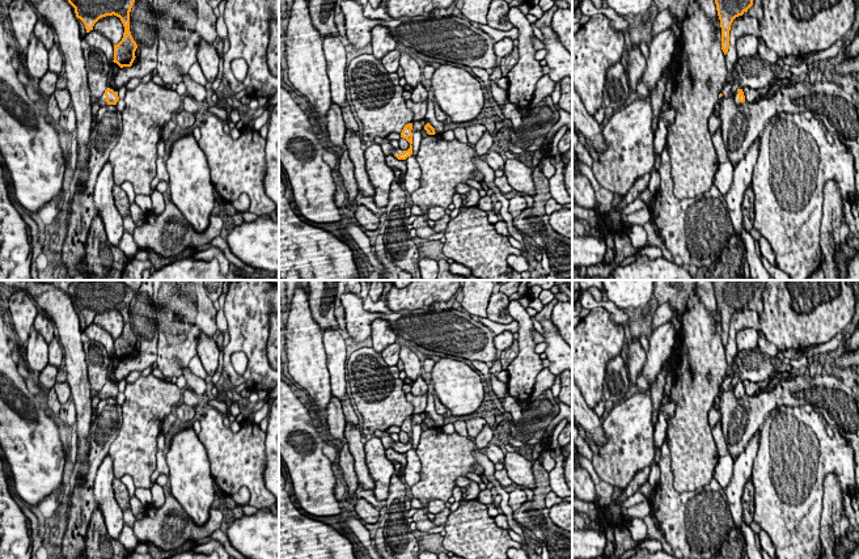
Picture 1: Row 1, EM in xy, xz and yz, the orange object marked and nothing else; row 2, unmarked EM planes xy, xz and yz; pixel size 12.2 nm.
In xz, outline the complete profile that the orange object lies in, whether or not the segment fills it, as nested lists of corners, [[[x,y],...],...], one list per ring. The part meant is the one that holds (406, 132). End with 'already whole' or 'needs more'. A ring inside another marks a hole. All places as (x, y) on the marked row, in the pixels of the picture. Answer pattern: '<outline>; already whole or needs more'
[[[409,123],[403,127],[402,132],[401,132],[401,137],[406,139],[410,143],[410,148],[407,151],[402,151],[399,148],[393,148],[390,141],[386,140],[386,137],[378,137],[376,136],[373,139],[375,144],[378,144],[382,149],[382,152],[385,153],[385,156],[388,154],[393,154],[395,156],[398,160],[406,160],[407,157],[410,157],[412,154],[412,123]]]; needs more

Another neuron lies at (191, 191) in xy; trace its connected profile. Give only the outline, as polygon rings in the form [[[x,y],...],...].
[[[192,134],[173,143],[165,166],[170,200],[196,232],[204,232],[215,206],[215,189],[207,157]]]

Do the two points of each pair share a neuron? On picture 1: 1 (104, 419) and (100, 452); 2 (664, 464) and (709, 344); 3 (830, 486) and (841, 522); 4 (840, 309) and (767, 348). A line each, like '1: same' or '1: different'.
1: same
2: different
3: same
4: different

